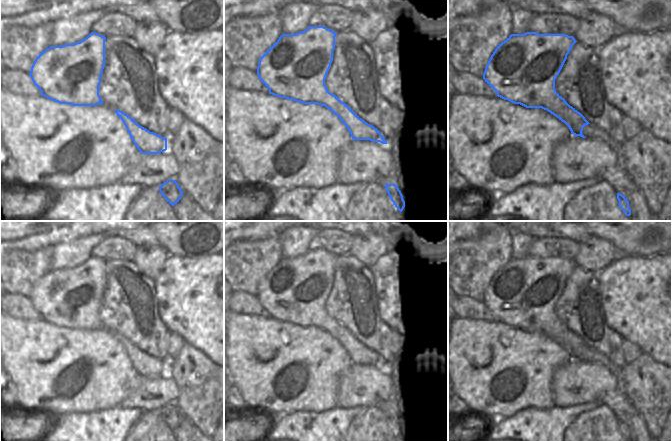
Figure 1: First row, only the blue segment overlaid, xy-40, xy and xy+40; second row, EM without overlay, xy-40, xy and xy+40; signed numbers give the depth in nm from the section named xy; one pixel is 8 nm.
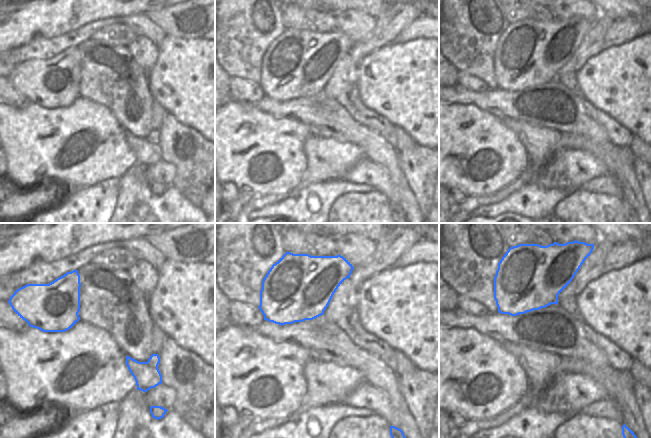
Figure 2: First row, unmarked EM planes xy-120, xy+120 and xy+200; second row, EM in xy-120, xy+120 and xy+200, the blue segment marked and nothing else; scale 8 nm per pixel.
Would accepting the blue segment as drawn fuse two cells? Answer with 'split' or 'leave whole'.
split

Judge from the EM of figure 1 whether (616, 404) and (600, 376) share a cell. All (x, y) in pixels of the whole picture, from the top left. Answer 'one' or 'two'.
two

